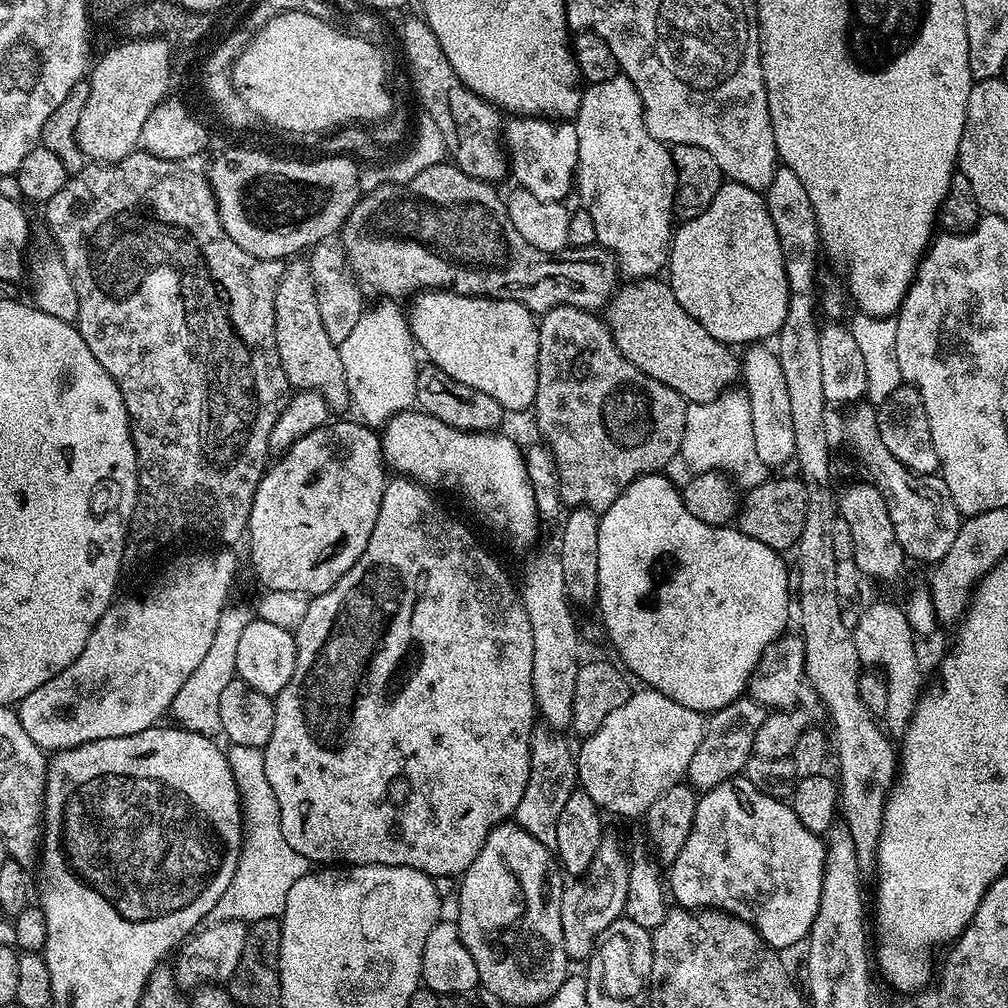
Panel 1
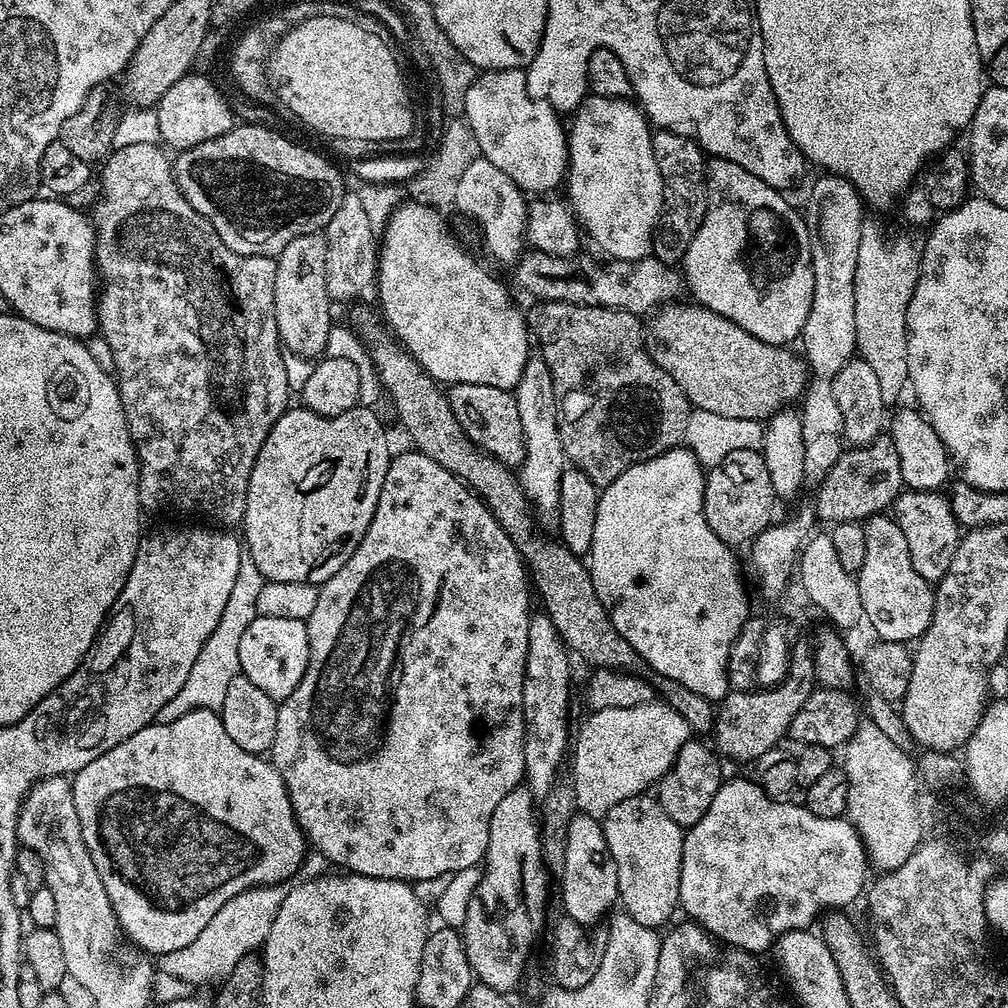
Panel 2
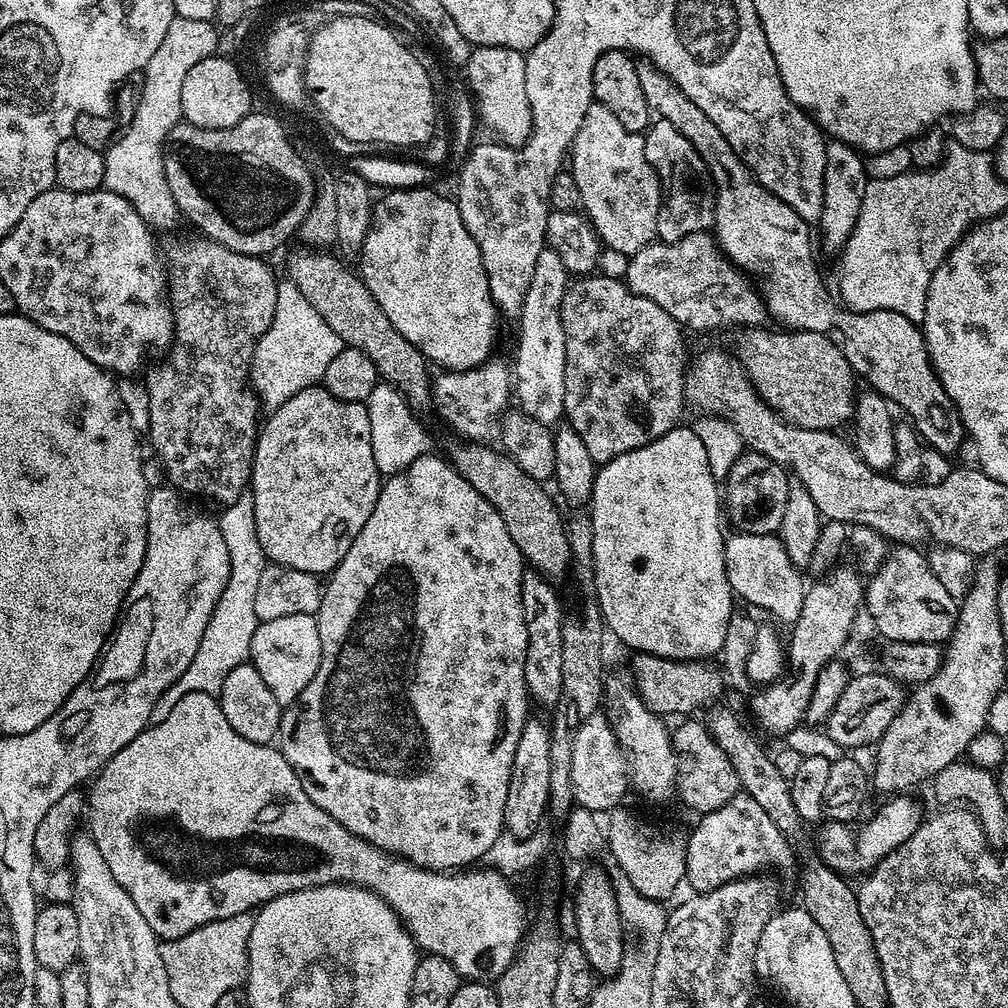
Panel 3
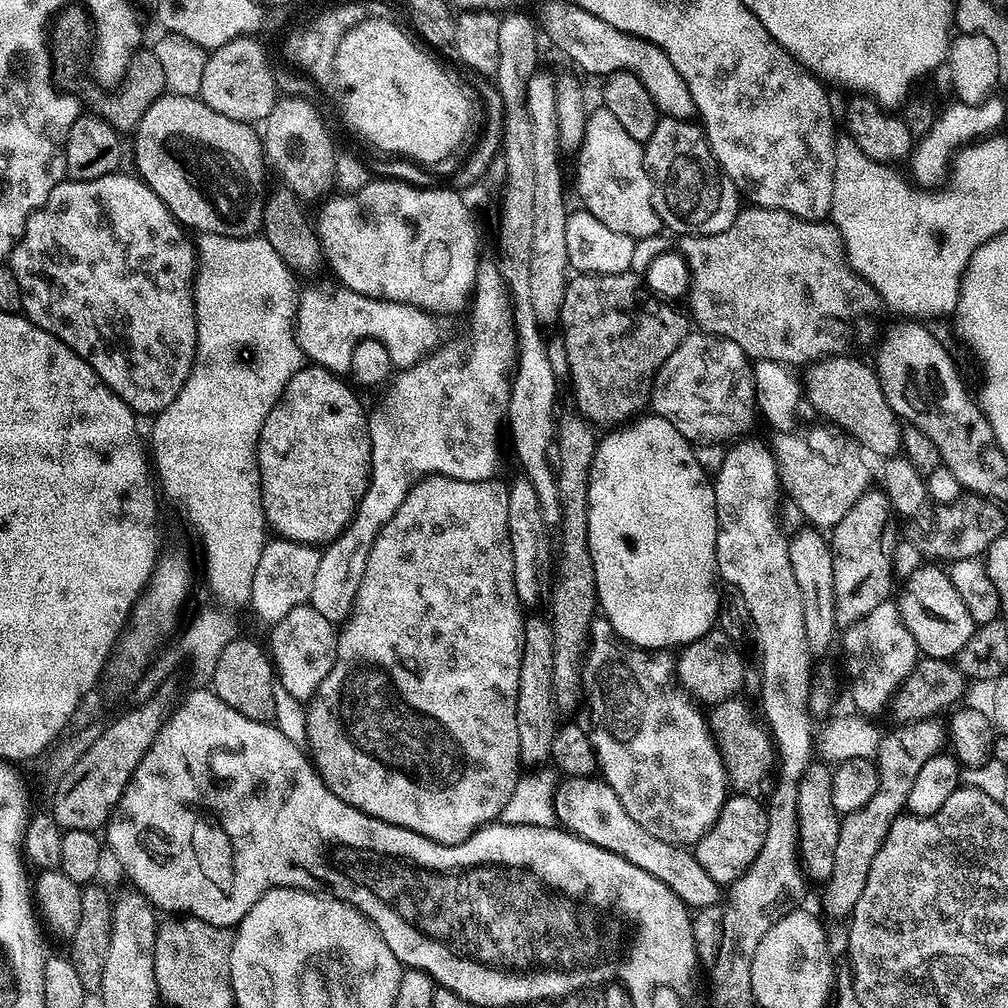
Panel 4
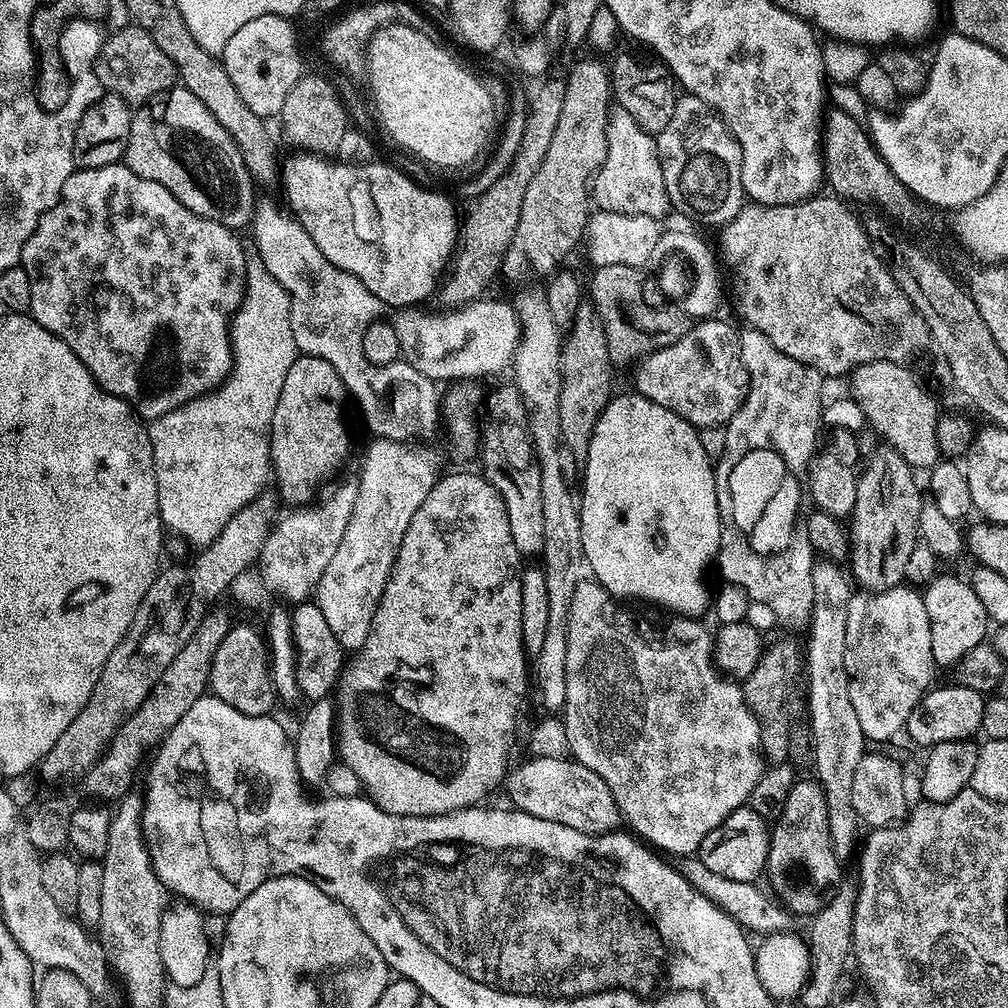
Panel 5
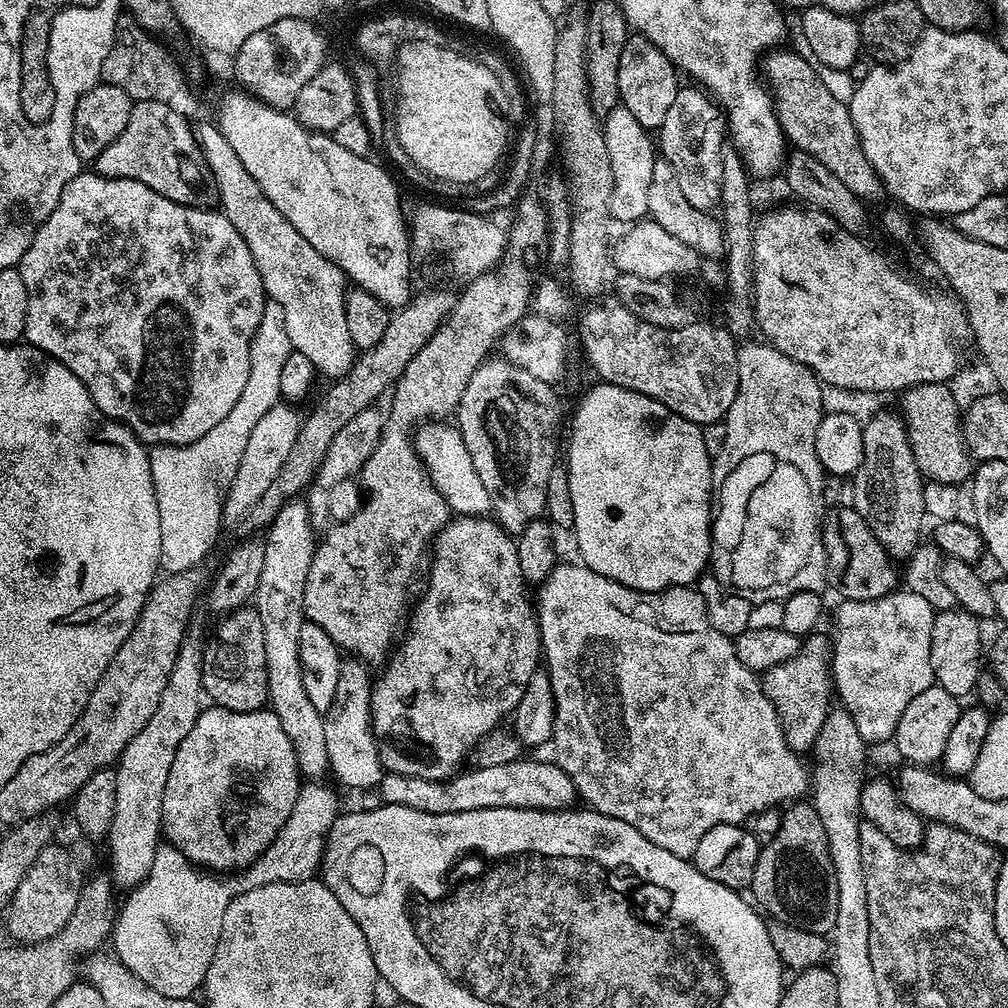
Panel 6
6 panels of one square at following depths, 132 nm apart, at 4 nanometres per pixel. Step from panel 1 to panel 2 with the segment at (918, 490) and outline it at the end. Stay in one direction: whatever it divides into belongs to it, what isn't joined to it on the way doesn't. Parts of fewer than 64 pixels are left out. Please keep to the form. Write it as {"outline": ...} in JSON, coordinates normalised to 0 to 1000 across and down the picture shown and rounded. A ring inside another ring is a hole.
{"outline":[[[897,486],[887,499],[887,515],[895,530],[899,530],[899,542],[903,545],[903,556],[907,565],[924,579],[932,578],[932,575],[938,571],[954,531],[954,522],[944,509],[941,493],[933,491],[937,490],[932,487]]]}

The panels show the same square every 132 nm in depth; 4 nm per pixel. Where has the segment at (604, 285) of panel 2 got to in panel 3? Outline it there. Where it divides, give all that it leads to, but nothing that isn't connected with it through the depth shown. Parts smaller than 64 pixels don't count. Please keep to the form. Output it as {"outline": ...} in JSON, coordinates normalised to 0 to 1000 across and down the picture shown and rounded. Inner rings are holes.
{"outline":[[[705,229],[683,232],[673,240],[648,240],[637,244],[622,259],[617,277],[624,288],[637,296],[645,296],[652,304],[657,304],[665,315],[675,321],[676,326],[688,325],[690,329],[710,329],[713,325],[730,325],[737,327],[757,322],[760,317],[758,295],[754,293],[751,283],[730,263],[723,260],[722,255],[714,248],[709,233]]]}

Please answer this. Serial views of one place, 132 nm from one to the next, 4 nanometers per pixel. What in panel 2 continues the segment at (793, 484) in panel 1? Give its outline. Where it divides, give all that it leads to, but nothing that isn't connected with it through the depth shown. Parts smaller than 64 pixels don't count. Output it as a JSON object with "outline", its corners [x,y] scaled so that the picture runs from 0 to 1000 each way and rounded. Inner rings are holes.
{"outline":[[[882,430],[874,432],[861,441],[838,445],[818,474],[809,485],[810,511],[822,521],[835,518],[856,517],[882,505],[896,487],[894,458]],[[881,503],[881,504],[879,504]]]}

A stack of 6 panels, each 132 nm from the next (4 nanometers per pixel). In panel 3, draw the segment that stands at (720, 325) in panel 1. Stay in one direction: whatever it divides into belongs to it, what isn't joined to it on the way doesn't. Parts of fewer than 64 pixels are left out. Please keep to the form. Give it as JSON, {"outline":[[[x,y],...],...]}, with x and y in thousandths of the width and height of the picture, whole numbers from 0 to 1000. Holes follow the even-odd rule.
{"outline":[[[642,62],[632,63],[631,68],[644,108],[654,118],[663,119],[665,125],[692,149],[692,157],[700,161],[706,186],[710,188],[708,233],[715,250],[735,270],[758,277],[758,283],[755,281],[752,289],[758,295],[761,313],[774,320],[771,322],[788,329],[820,330],[829,317],[830,299],[821,295],[810,271],[803,219],[797,218],[750,180],[750,174],[734,160],[732,153],[728,153],[724,141],[716,137],[716,129],[712,129],[712,125],[708,125],[681,93],[677,93],[665,76]]]}

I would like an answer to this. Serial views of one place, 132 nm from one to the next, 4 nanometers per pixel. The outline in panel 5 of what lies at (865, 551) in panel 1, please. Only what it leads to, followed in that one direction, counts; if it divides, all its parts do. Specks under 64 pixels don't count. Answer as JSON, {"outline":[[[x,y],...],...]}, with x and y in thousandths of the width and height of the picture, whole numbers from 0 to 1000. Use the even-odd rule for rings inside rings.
{"outline":[[[930,569],[924,576],[916,580],[915,590],[919,610],[923,617],[923,644],[926,645],[926,653],[930,660],[940,659],[940,661],[946,661],[955,651],[962,649],[962,645],[966,645],[966,641],[977,638],[982,627],[982,614],[959,574],[951,575],[948,571]]]}

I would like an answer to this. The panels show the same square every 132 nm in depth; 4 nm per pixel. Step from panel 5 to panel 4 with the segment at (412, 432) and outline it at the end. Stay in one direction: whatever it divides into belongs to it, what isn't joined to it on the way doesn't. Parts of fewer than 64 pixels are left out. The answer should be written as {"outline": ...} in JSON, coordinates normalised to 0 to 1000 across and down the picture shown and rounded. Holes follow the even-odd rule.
{"outline":[[[342,286],[334,287],[329,290],[308,288],[297,295],[294,335],[307,358],[341,373],[346,370],[347,358],[355,339],[376,337],[381,325],[385,325],[385,313],[393,313],[393,310],[409,310],[410,303],[372,297]]]}

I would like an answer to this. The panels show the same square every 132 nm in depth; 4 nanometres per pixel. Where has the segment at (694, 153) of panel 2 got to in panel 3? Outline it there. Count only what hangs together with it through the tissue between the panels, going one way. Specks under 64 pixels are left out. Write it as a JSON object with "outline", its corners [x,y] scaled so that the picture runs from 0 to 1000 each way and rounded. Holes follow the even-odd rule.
{"outline":[[[648,118],[638,132],[641,161],[655,178],[655,207],[653,208],[652,235],[658,241],[673,240],[683,232],[703,229],[709,223],[710,188],[700,169],[700,161],[692,157],[692,149],[665,125],[663,119]]]}

